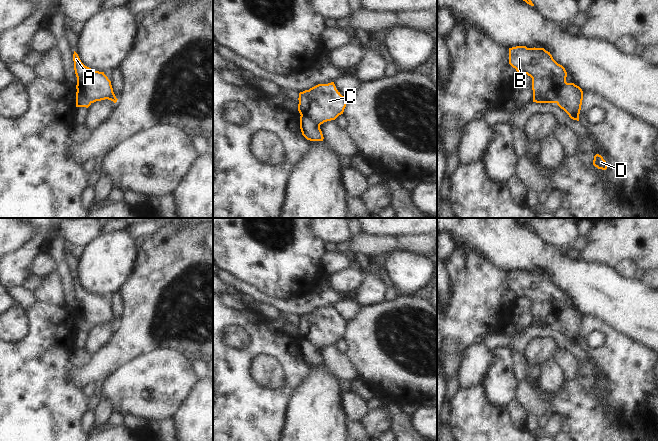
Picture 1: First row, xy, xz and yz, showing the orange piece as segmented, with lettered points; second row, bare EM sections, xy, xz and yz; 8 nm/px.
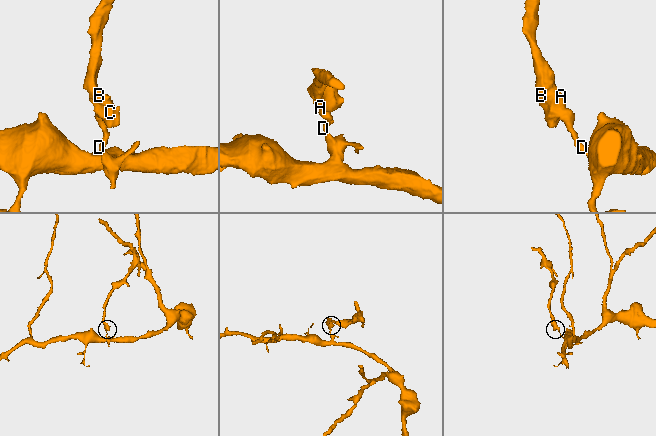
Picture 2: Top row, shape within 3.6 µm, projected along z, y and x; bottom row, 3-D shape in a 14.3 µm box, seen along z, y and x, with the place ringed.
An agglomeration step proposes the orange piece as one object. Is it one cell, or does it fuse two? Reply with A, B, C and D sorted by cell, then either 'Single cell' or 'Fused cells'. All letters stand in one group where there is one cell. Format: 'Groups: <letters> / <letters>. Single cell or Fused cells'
Groups: A B C / D. Fused cells

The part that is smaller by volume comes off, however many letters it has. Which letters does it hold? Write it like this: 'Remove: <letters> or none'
Remove: A, B, C

